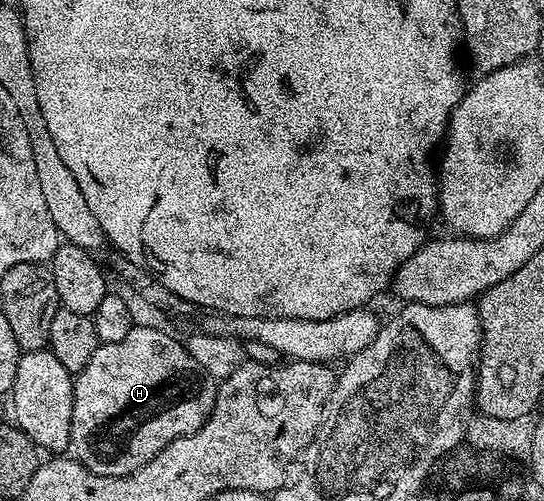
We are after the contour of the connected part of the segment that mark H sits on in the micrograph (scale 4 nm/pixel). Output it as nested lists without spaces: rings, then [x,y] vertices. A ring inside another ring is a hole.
[[[134,326],[131,332],[127,332],[127,337],[117,341],[116,344],[100,343],[95,356],[91,356],[91,360],[87,363],[87,368],[80,370],[74,377],[73,411],[71,412],[71,450],[77,461],[84,464],[91,472],[95,472],[99,476],[127,476],[128,474],[134,474],[136,470],[143,468],[143,464],[147,464],[152,458],[159,456],[159,452],[163,452],[163,448],[167,448],[169,442],[174,442],[191,432],[195,432],[207,420],[207,416],[215,404],[218,383],[201,370],[199,364],[192,359],[187,347],[180,341],[177,343],[170,334],[164,330]]]

